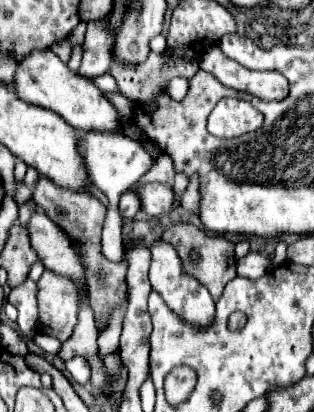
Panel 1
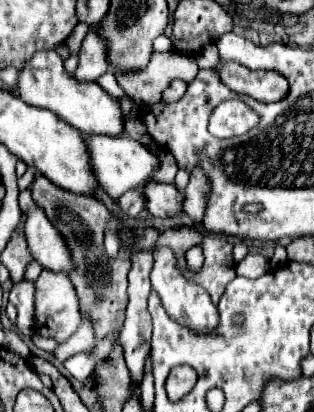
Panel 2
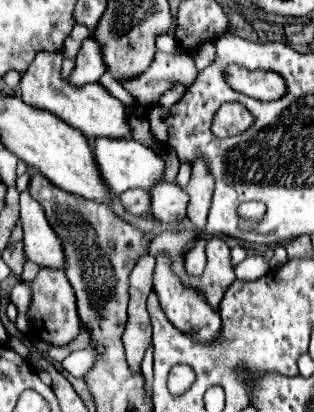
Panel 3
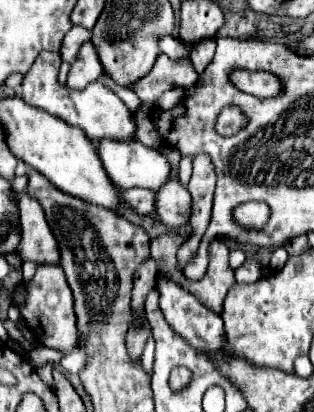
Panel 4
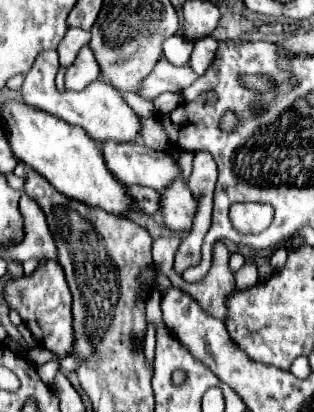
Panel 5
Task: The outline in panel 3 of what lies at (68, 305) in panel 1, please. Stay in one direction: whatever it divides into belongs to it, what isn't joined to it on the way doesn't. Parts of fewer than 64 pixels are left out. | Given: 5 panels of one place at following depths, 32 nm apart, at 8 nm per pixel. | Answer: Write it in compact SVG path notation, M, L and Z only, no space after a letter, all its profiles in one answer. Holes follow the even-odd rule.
M40 268L38 276L32 280L32 308L30 308L30 318L32 326L38 330L38 338L48 340L56 346L68 344L72 336L80 330L80 316L76 308L76 296L74 290L64 274L64 270L50 270L50 268Z

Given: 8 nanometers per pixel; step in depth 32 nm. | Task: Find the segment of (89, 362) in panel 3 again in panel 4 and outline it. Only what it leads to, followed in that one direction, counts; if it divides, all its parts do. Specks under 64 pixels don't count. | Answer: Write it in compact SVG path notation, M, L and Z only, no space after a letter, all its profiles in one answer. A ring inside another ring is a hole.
M74 349L68 356L62 358L60 366L62 366L64 370L68 370L70 374L76 374L76 376L78 376L78 374L88 366L88 354L81 352L79 349Z

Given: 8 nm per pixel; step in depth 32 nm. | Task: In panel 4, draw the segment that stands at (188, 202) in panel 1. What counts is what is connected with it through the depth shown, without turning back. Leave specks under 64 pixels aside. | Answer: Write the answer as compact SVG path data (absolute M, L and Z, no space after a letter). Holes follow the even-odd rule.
M198 154L194 158L194 170L192 170L192 178L188 184L188 192L192 196L192 216L190 216L192 234L184 242L184 246L178 250L180 266L186 266L190 256L196 252L202 234L206 232L206 226L210 222L214 186L216 186L214 166L206 154Z

